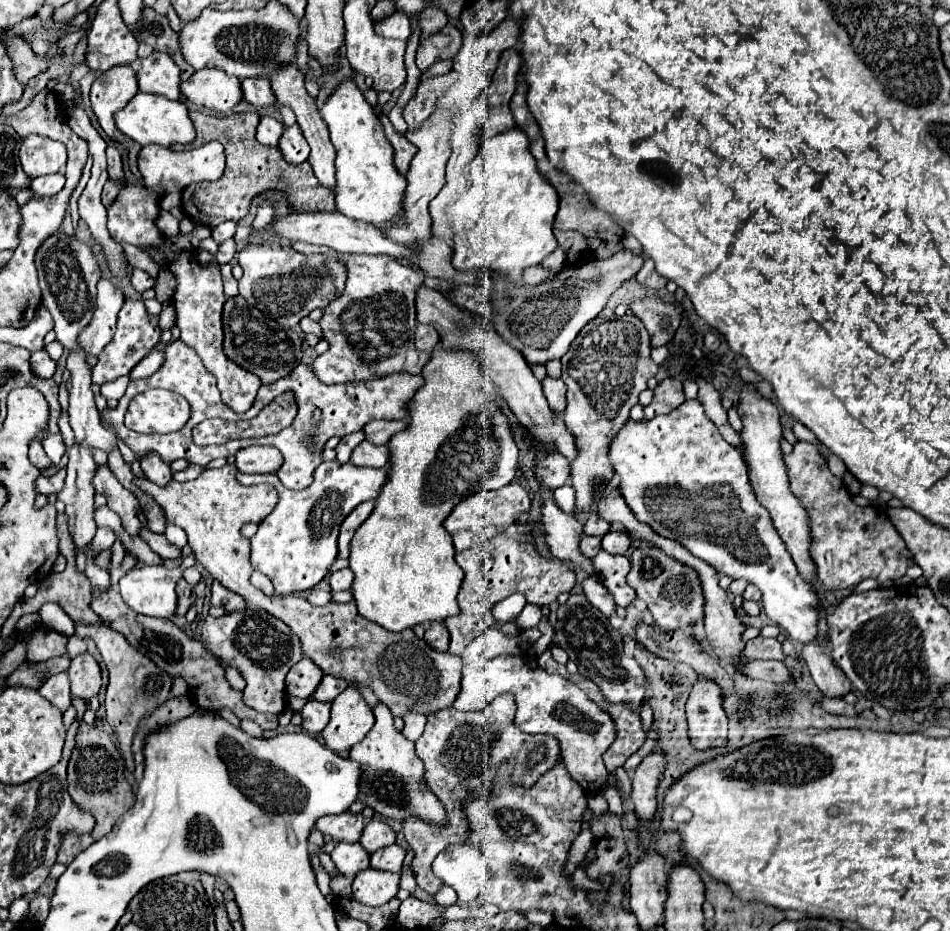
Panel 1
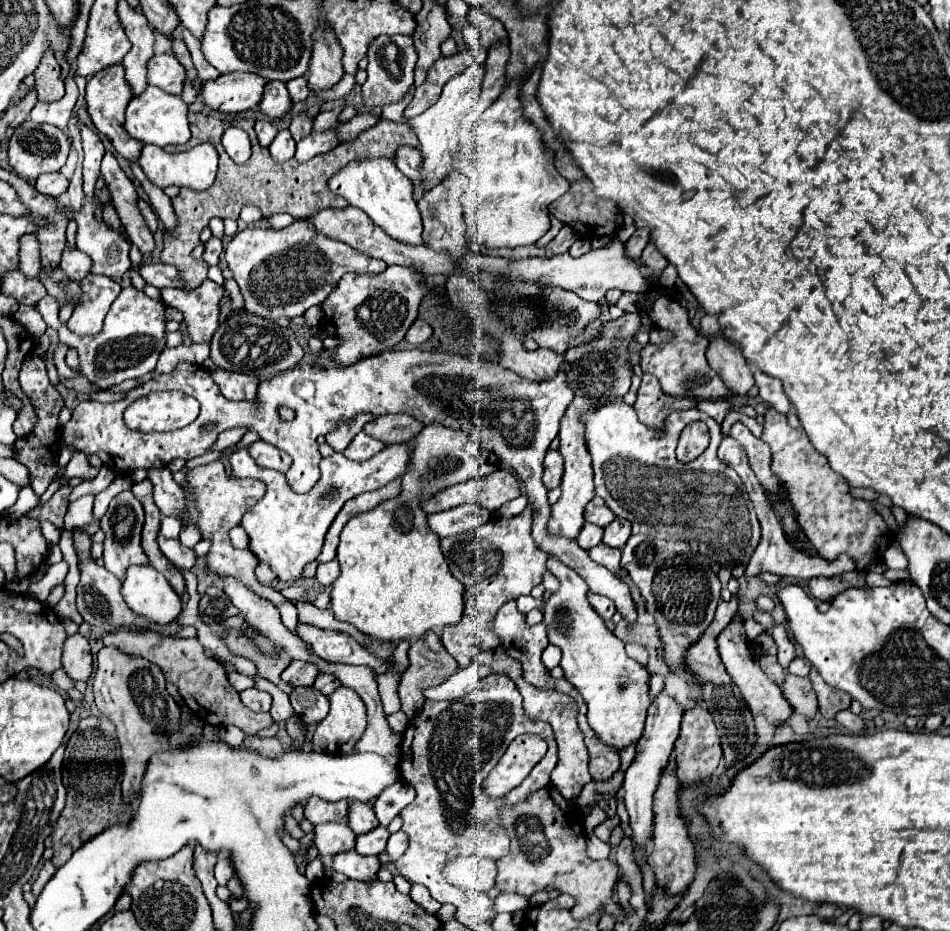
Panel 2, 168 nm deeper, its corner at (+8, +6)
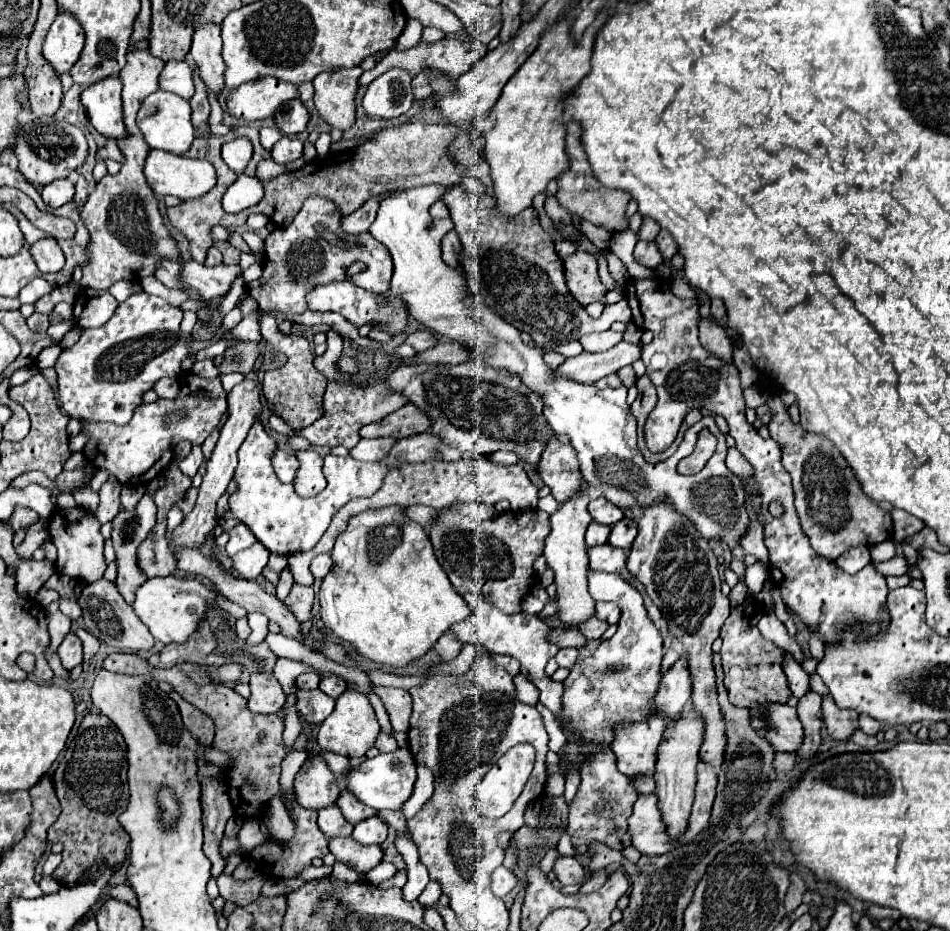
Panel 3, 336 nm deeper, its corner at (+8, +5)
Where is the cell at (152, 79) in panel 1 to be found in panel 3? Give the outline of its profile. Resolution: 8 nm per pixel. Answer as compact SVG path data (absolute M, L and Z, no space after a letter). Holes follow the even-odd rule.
M185 60L165 62L165 68L159 74L159 86L167 92L173 92L173 94L189 100L195 92L193 80L191 80L191 66Z

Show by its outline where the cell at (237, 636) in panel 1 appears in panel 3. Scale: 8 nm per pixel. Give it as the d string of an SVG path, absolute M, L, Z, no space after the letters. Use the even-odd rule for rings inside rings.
M273 672L250 675L249 710L255 714L275 714L286 702L286 695Z

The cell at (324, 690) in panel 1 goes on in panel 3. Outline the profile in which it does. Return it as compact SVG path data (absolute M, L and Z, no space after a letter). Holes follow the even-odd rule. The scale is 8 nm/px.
M327 676L327 678L321 678L319 688L325 694L329 694L331 698L337 698L337 696L341 696L347 690L347 682L343 678L339 678L339 676Z

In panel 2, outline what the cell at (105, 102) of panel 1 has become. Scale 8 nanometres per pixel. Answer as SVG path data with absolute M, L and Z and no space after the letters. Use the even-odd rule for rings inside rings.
M111 65L103 71L99 71L97 75L93 75L89 81L87 81L87 95L85 95L85 101L87 101L87 113L93 121L93 125L97 127L99 133L103 133L111 143L113 147L129 161L137 161L139 159L139 153L143 149L143 143L139 139L133 139L123 123L125 123L125 109L131 101L133 93L131 93L131 85L125 83L125 73L123 73L123 67L121 65Z

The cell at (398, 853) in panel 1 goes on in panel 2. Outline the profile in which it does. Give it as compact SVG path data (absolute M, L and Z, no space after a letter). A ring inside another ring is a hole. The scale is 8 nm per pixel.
M377 825L375 829L371 829L363 835L357 835L355 851L361 855L379 855L385 851L387 839L389 839L389 831L383 825Z

